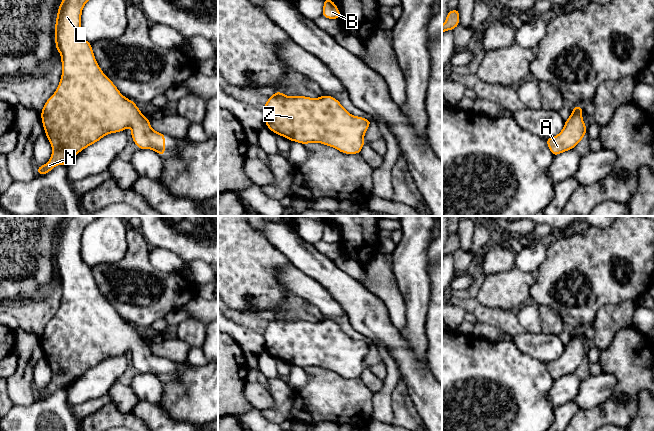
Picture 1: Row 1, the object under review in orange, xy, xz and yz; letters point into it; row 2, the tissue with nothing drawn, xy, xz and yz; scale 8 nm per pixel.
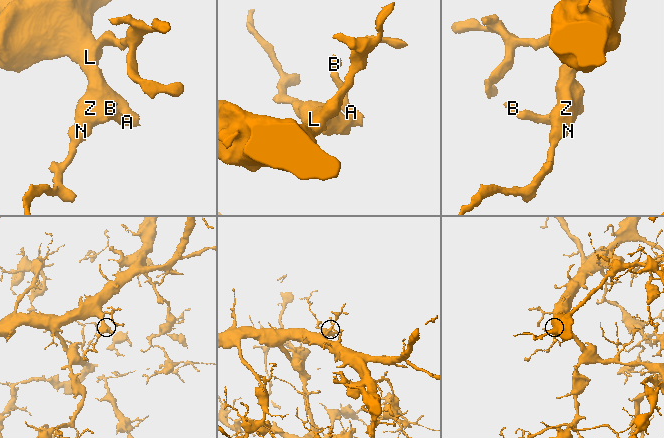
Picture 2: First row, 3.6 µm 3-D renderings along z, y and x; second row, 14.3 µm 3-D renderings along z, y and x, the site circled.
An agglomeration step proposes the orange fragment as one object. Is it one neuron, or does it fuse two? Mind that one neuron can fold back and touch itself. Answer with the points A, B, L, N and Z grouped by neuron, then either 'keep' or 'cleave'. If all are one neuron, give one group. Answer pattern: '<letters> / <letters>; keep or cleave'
A B L N Z; keep

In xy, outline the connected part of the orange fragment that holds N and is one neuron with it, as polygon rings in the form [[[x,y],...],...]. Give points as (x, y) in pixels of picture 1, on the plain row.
[[[69,216],[59,229],[55,247],[56,274],[60,276],[62,299],[54,318],[42,332],[41,343],[45,358],[52,370],[52,379],[43,390],[36,391],[37,399],[45,399],[56,389],[67,389],[79,376],[96,367],[105,359],[124,355],[130,351],[131,361],[139,373],[151,373],[160,380],[165,378],[165,358],[151,352],[150,345],[144,341],[135,326],[123,320],[114,307],[102,296],[94,277],[92,268],[86,265],[81,255],[81,239],[84,229],[98,216]]]

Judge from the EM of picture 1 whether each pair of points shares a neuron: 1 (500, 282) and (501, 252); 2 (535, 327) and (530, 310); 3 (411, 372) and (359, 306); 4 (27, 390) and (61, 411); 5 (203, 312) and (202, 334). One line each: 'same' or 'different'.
1: different
2: same
3: same
4: different
5: different

